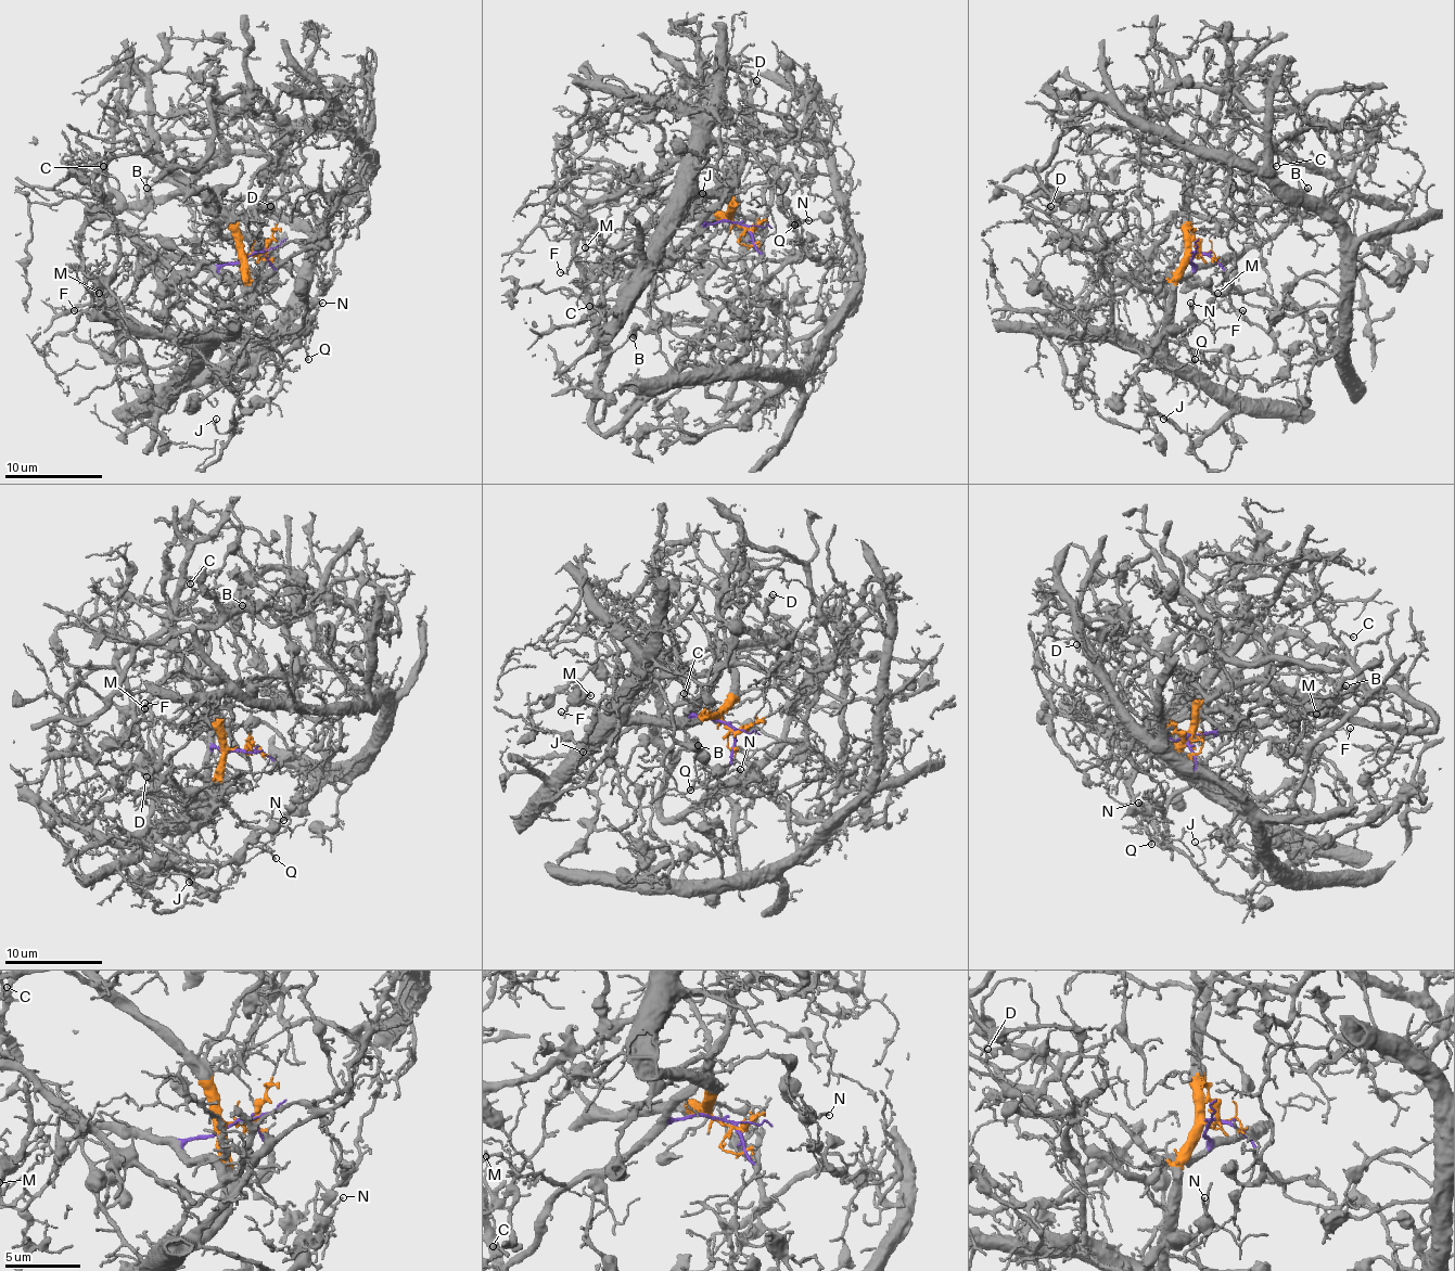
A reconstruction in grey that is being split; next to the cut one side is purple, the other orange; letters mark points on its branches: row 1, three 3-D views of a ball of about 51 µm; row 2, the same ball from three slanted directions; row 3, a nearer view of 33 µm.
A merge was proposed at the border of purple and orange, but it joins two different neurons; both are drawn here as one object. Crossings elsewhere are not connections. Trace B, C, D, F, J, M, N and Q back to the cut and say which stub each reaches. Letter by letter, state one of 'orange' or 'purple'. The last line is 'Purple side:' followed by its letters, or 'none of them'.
B: purple
C: purple
D: orange
F: purple
J: orange
M: purple
N: orange
Q: orange
Purple side: B, C, F, M

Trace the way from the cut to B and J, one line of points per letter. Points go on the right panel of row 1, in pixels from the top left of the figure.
B: (1196, 254), (1194, 264), (1238, 257), (1291, 217), (1321, 210), (1311, 217), (1299, 213), (1309, 188)
J: (1196, 254), (1189, 254), (1184, 259), (1174, 318), (1159, 351), (1135, 376), (1152, 406), (1182, 433), (1164, 418)

